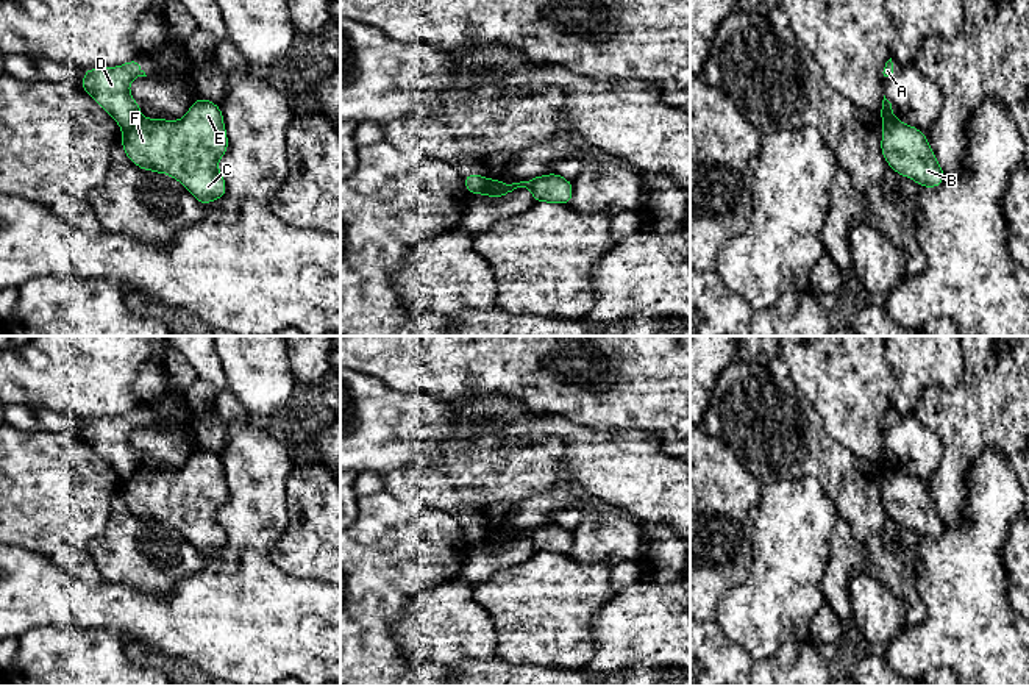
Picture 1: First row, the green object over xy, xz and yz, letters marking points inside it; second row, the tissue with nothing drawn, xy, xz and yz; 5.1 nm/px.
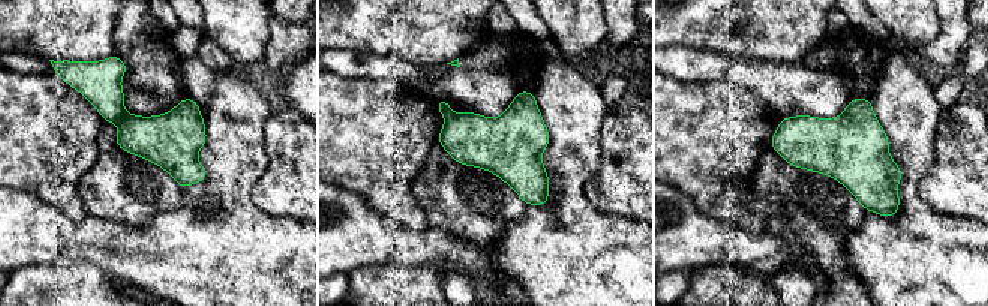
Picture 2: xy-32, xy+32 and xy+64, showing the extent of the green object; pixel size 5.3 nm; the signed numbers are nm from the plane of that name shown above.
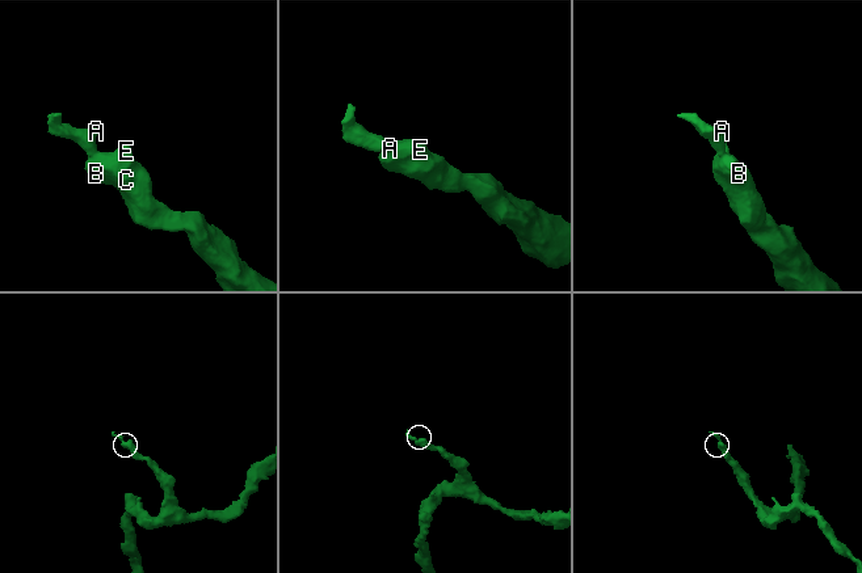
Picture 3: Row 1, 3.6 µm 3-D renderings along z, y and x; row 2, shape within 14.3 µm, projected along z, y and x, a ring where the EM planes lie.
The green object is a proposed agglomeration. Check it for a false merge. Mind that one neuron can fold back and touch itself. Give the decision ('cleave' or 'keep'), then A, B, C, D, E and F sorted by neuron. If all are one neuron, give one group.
cleave; groups A D / B C E F

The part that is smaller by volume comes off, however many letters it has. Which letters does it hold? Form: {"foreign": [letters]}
{"foreign": ["A", "D"]}

